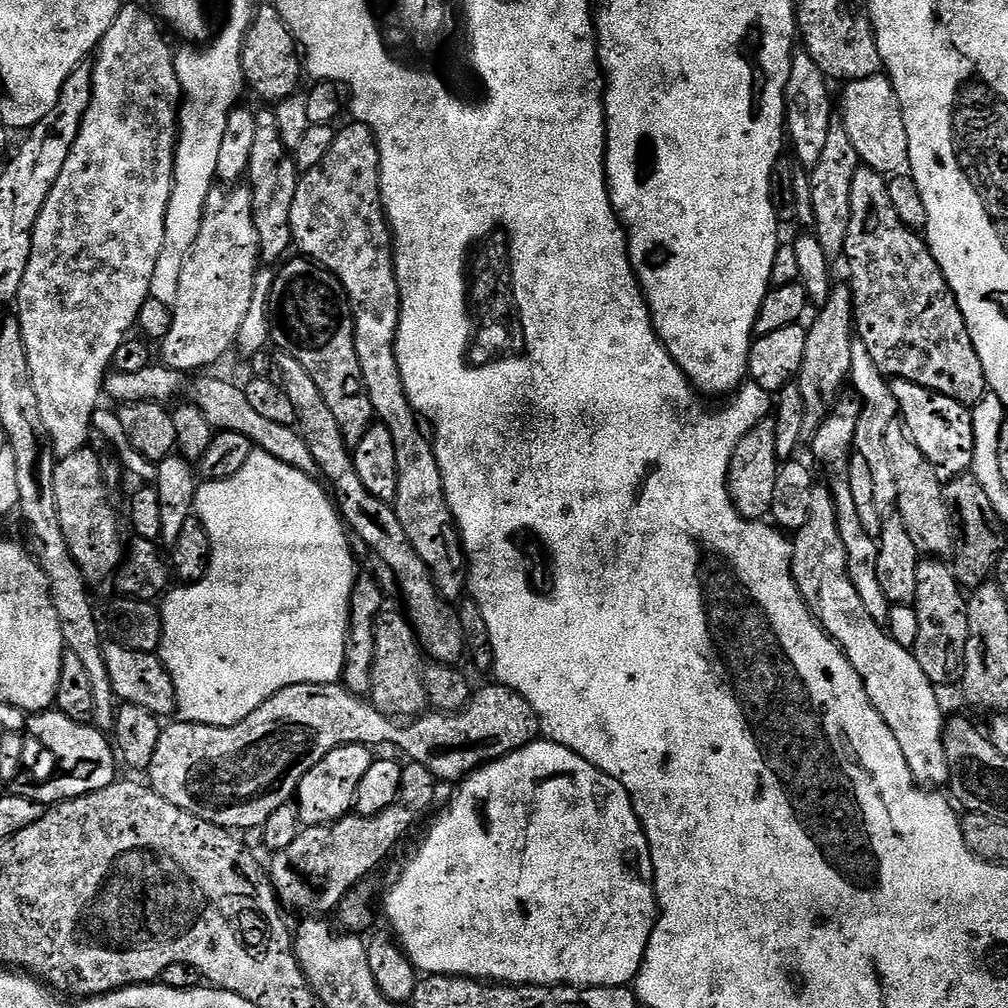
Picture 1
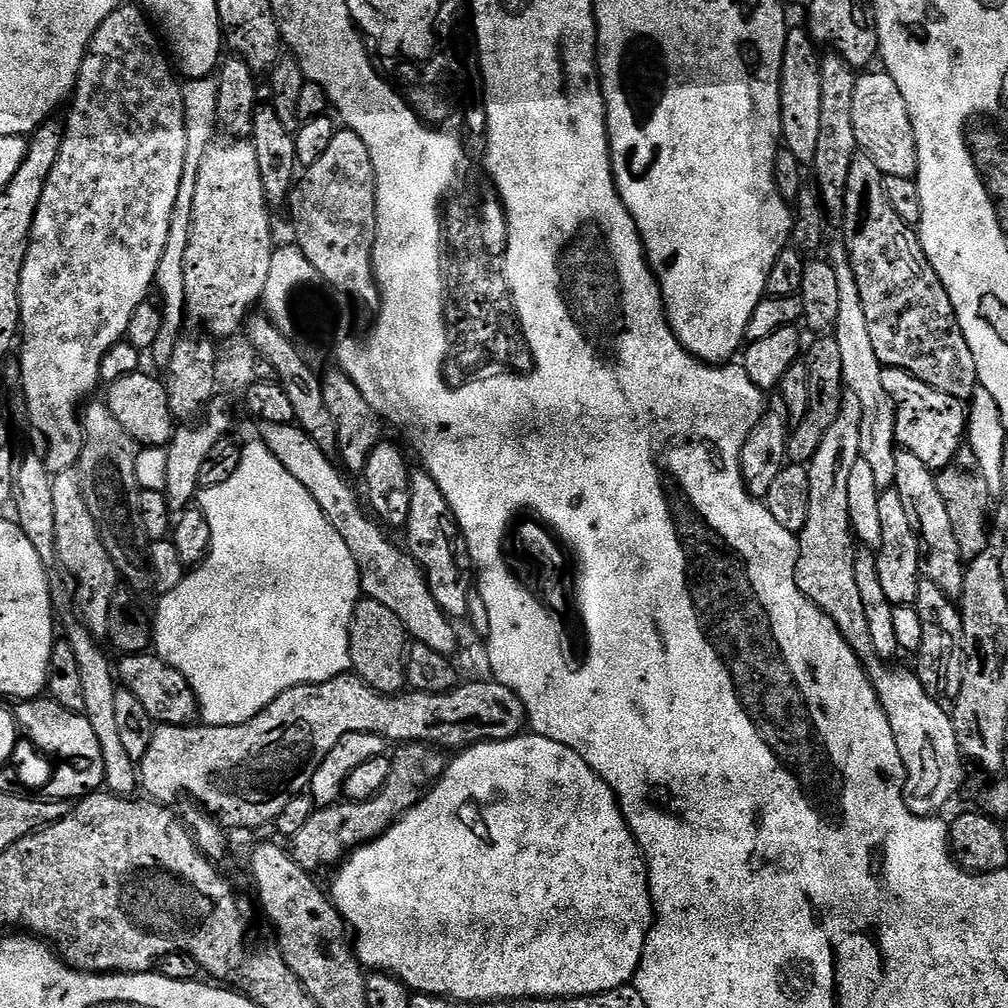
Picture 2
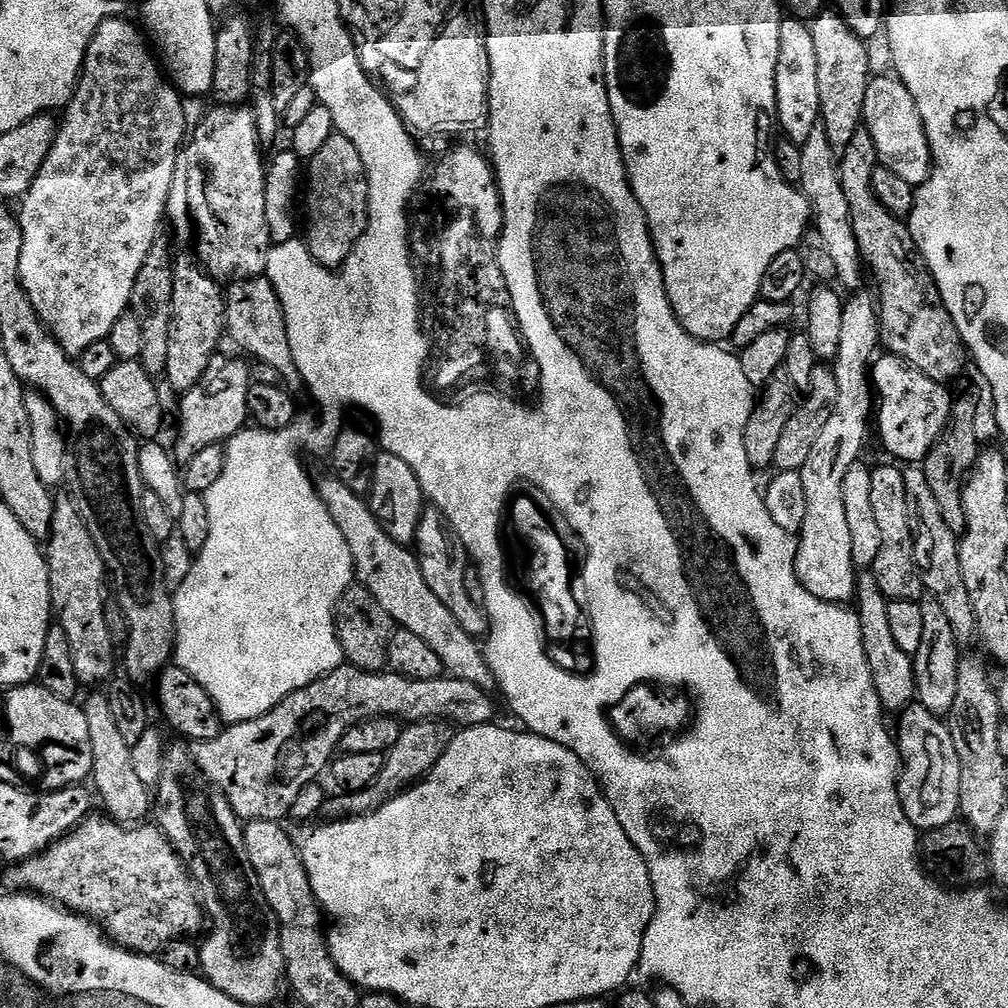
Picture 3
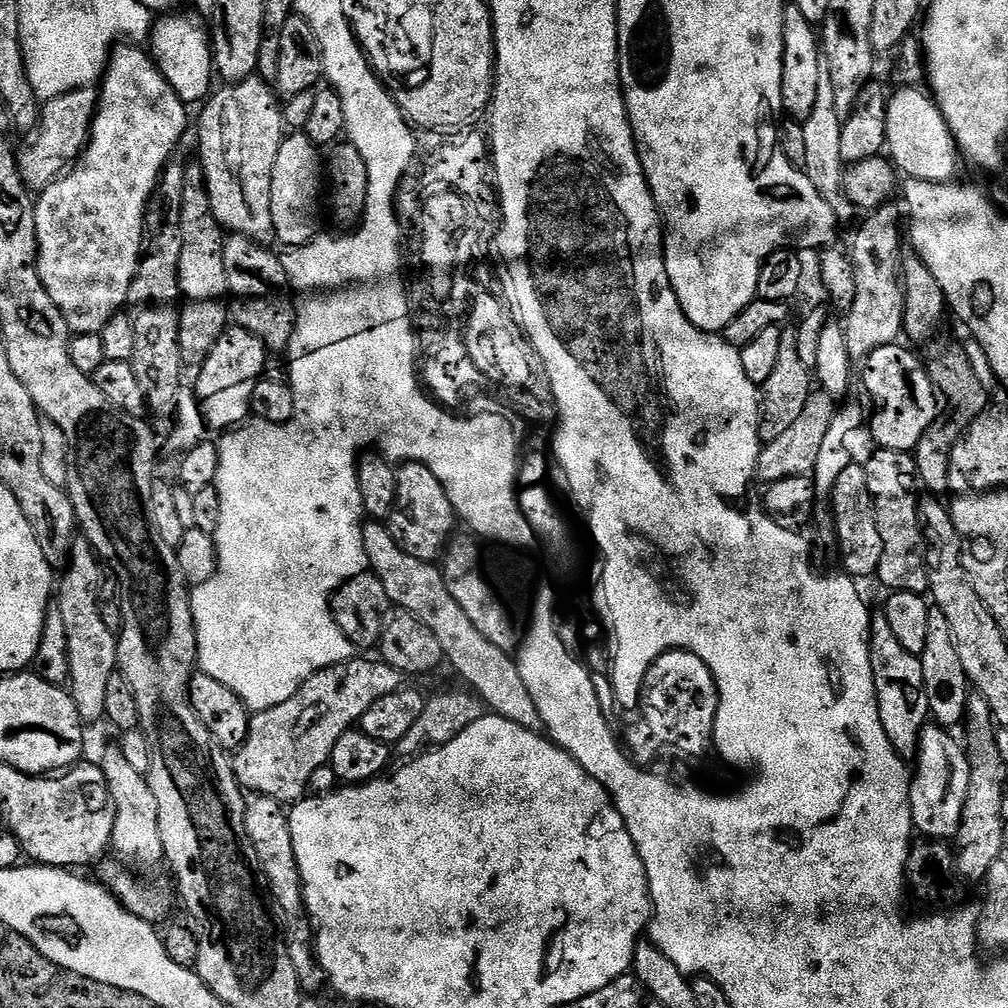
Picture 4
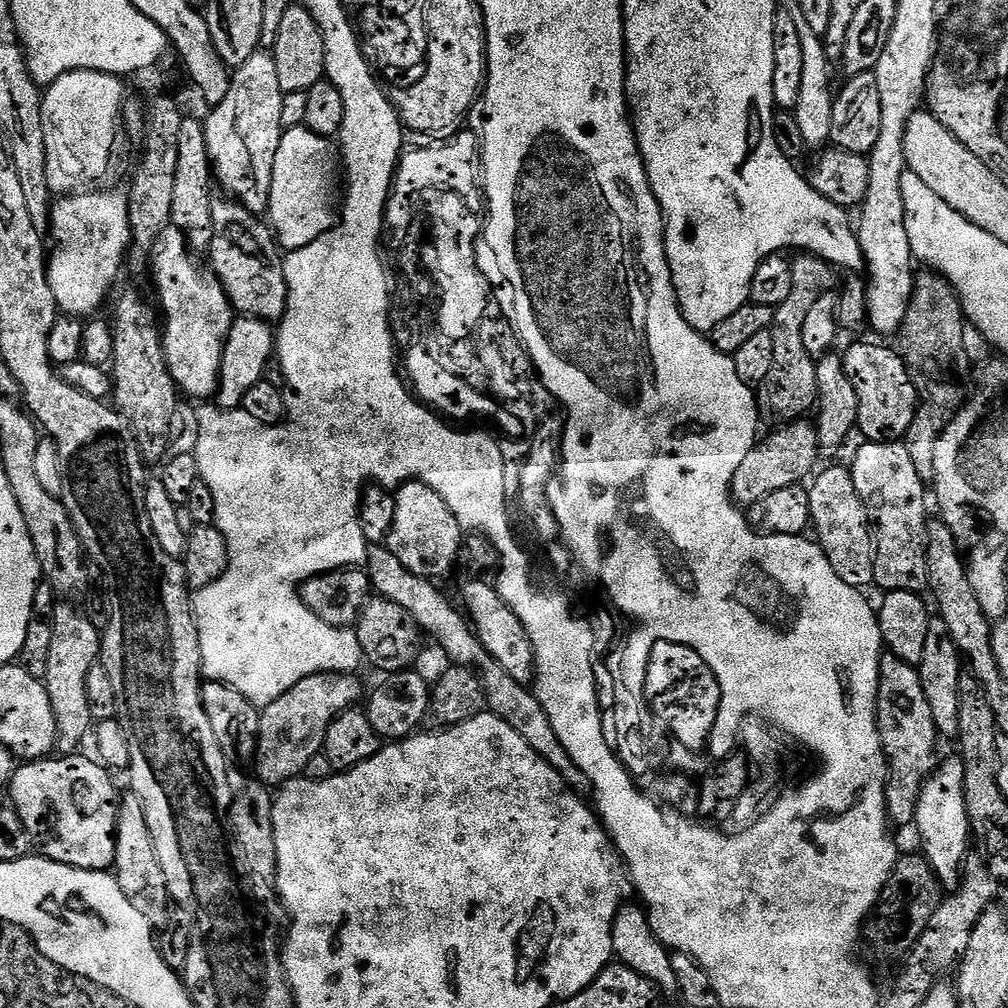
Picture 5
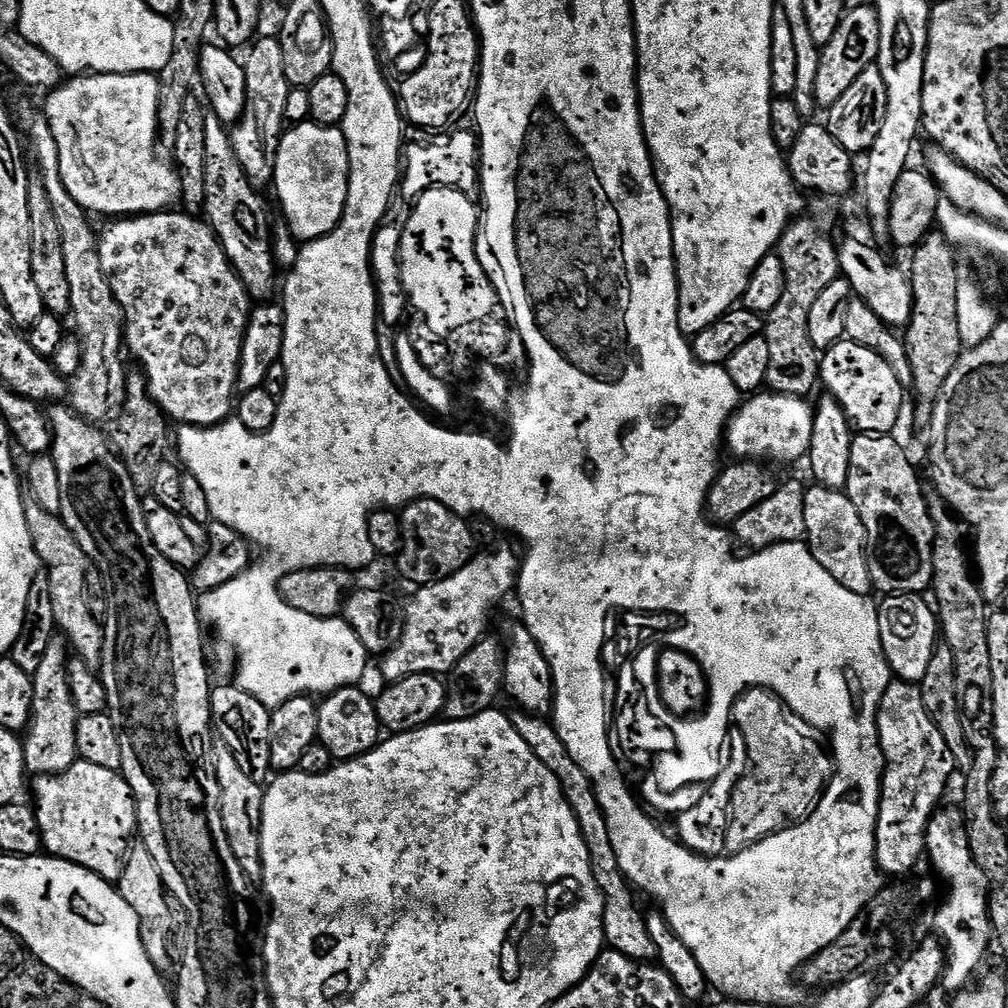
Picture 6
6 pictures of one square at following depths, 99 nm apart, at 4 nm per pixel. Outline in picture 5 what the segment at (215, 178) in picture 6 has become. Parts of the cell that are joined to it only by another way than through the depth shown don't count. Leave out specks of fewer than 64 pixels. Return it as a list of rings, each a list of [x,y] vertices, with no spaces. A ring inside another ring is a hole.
[[[216,198],[214,199],[214,242],[210,249],[210,257],[212,256],[212,264],[210,263],[211,271],[216,273],[220,279],[220,284],[223,285],[228,297],[232,302],[233,309],[241,316],[253,316],[259,320],[267,320],[269,322],[279,322],[283,320],[285,314],[288,312],[288,283],[286,282],[286,274],[284,273],[284,262],[282,259],[281,249],[278,247],[278,241],[271,229],[260,224],[256,224],[258,220],[257,213],[251,212],[246,205],[241,204],[231,198]]]

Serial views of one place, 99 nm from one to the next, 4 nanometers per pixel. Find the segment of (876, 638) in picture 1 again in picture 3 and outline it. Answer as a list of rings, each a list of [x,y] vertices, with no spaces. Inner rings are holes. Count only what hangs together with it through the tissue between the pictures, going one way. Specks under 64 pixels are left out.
[[[863,292],[853,293],[851,299],[845,301],[842,314],[842,342],[840,354],[836,357],[833,366],[835,398],[830,417],[827,418],[826,427],[816,442],[815,449],[808,462],[799,471],[802,478],[803,490],[806,493],[806,517],[798,534],[797,561],[828,560],[828,564],[820,564],[816,568],[816,584],[809,583],[807,590],[820,600],[829,600],[832,604],[847,605],[857,595],[857,573],[852,563],[853,543],[850,537],[850,526],[847,525],[845,503],[842,502],[842,482],[850,466],[859,461],[859,456],[865,442],[866,430],[870,428],[870,419],[874,410],[874,392],[870,381],[870,365],[877,353],[879,339],[879,313],[875,301]],[[919,706],[905,708],[899,713],[898,720],[902,770],[908,774],[908,780],[900,777],[899,783],[904,786],[904,792],[908,792],[908,796],[912,796],[912,792],[916,792],[916,796],[920,796],[920,792],[927,792],[929,795],[932,788],[936,788],[936,792],[959,792],[959,756],[952,740],[951,727],[941,717],[930,714]]]

